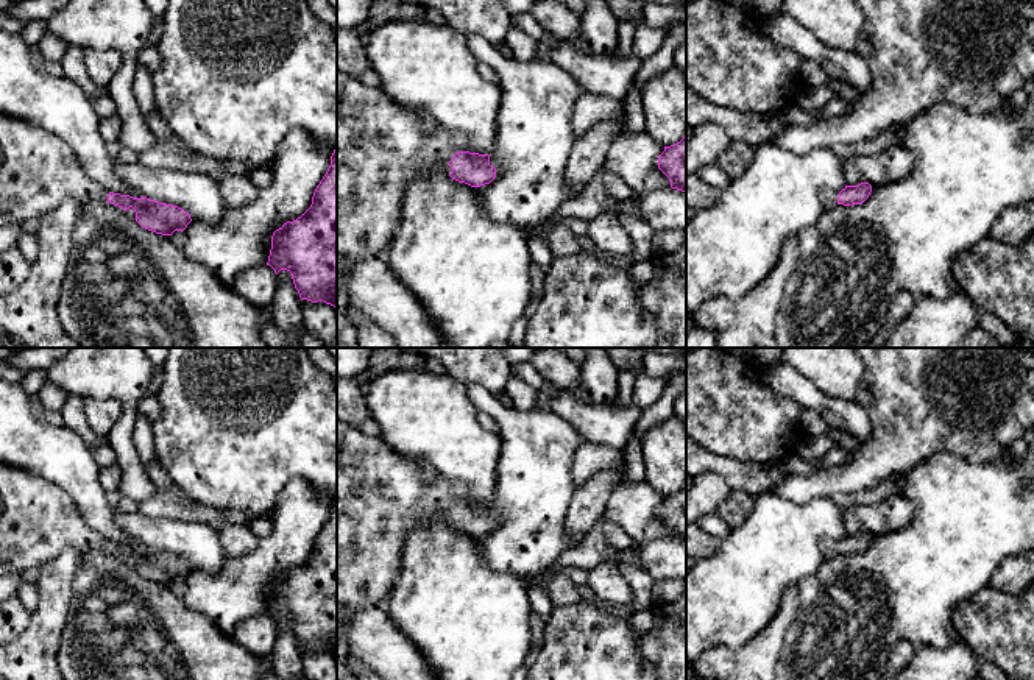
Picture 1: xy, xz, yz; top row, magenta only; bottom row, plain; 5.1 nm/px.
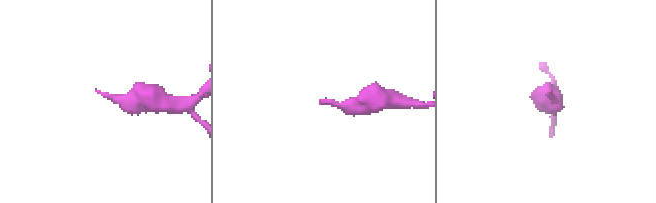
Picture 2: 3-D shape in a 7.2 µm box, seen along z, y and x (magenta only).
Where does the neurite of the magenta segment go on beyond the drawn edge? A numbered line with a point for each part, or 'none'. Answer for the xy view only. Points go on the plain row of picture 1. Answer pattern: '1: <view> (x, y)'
1: xy (38, 520)

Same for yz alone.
1: yz (828, 546)

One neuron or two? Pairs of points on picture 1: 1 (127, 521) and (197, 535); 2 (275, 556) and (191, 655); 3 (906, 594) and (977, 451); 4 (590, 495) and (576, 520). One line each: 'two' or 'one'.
1: one
2: two
3: two
4: one

